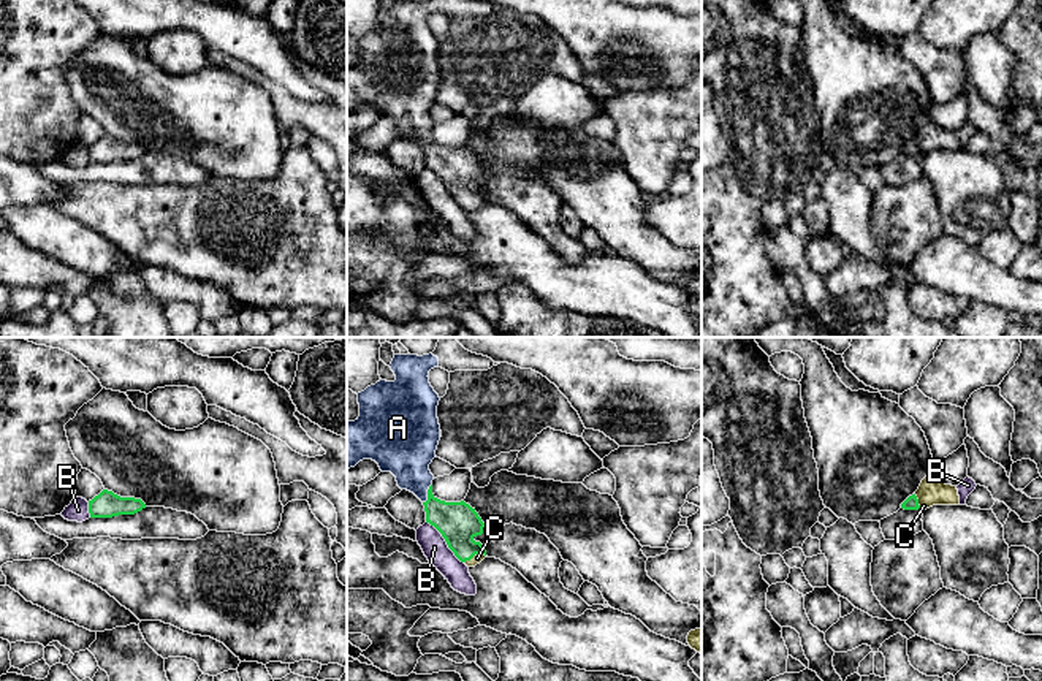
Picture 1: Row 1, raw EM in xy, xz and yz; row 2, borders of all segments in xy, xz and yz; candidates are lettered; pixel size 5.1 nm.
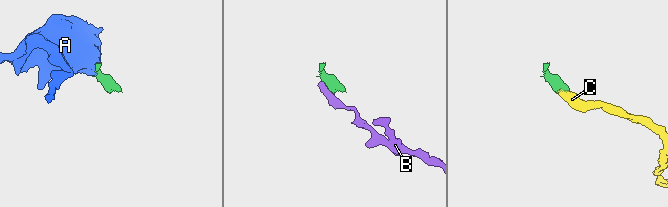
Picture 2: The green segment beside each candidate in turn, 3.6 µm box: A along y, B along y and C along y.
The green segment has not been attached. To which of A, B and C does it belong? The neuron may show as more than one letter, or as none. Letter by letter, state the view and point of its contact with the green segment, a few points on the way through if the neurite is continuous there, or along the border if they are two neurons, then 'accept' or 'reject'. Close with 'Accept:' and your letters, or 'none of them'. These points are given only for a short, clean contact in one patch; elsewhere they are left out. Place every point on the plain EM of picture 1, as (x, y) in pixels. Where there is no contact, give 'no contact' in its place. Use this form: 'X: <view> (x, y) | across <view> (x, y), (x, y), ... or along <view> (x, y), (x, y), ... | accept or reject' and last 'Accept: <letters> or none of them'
A: xz (428, 138) | across xz (458, 168), (448, 163), (428, 138), (412, 119), (407, 94) | accept
B: xz (445, 186) | along xz (426, 167), (463, 208) | reject
C: xz (474, 200) | across xz (458, 168), (460, 186), (474, 200), (477, 203) | accept
Accept: A, C

